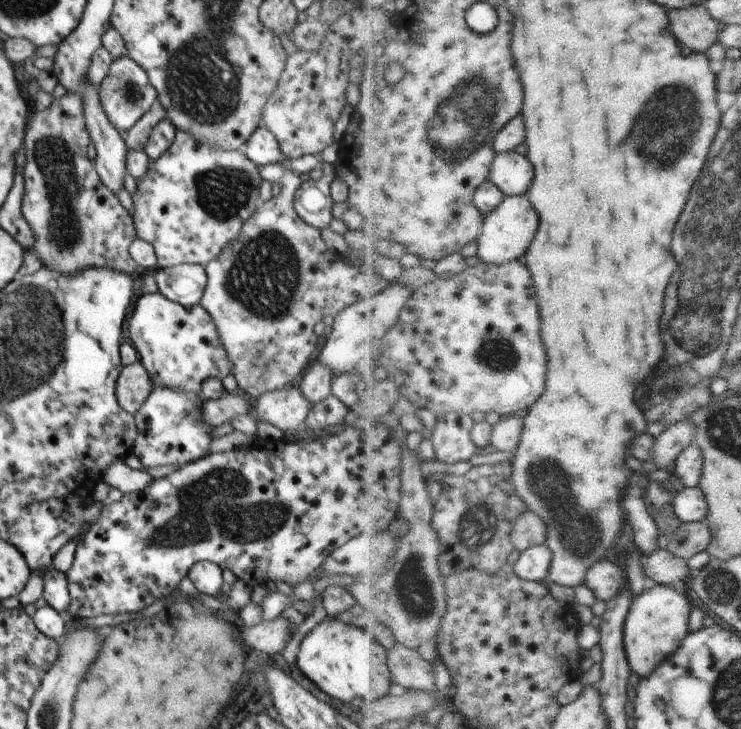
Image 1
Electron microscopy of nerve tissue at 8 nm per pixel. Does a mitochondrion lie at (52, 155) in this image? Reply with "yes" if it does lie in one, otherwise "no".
yes

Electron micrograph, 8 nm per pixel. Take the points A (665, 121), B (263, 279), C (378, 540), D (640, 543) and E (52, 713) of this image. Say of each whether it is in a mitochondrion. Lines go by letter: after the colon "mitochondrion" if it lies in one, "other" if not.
A: mitochondrion
B: mitochondrion
C: other
D: other
E: mitochondrion

